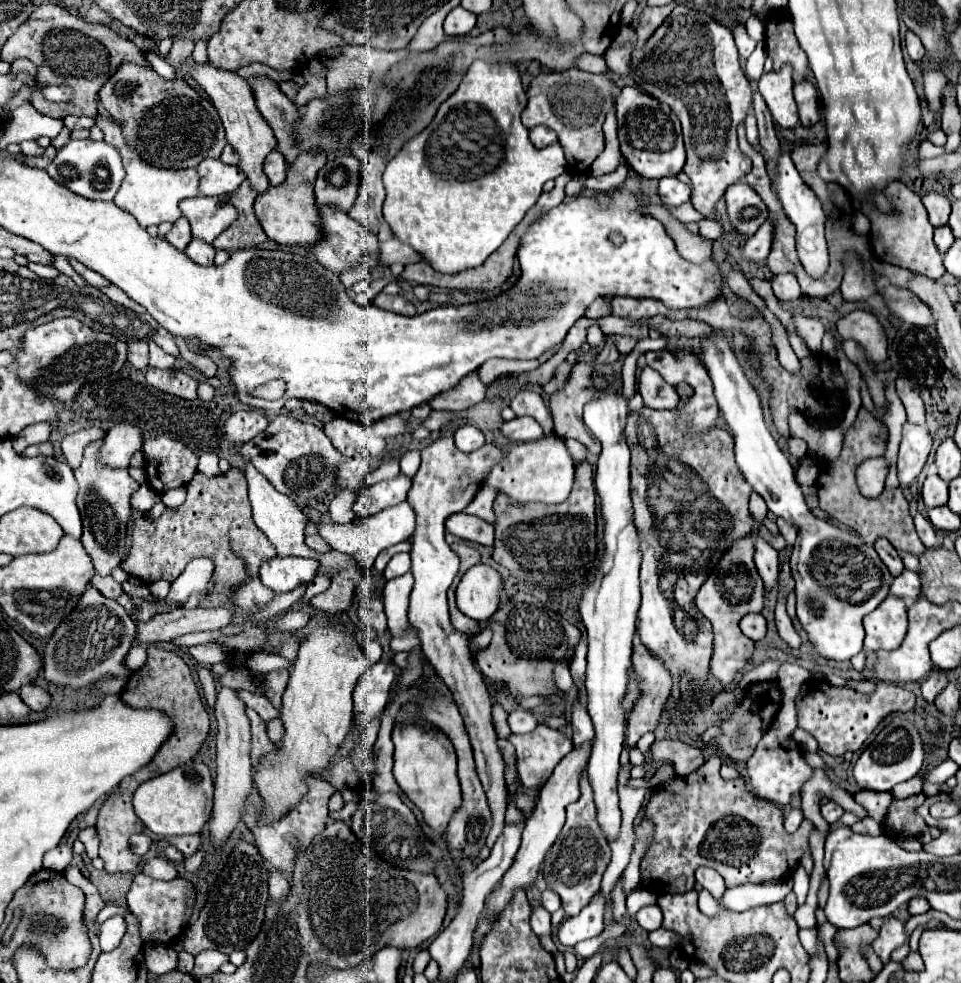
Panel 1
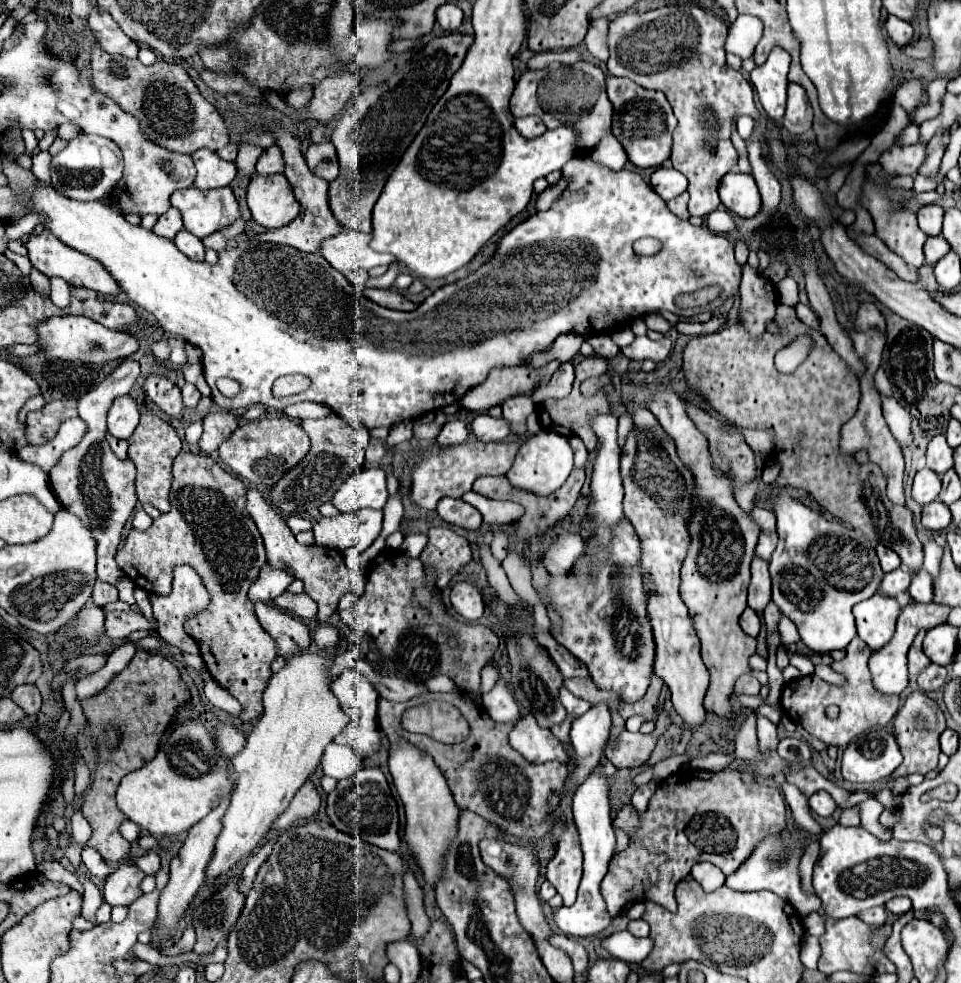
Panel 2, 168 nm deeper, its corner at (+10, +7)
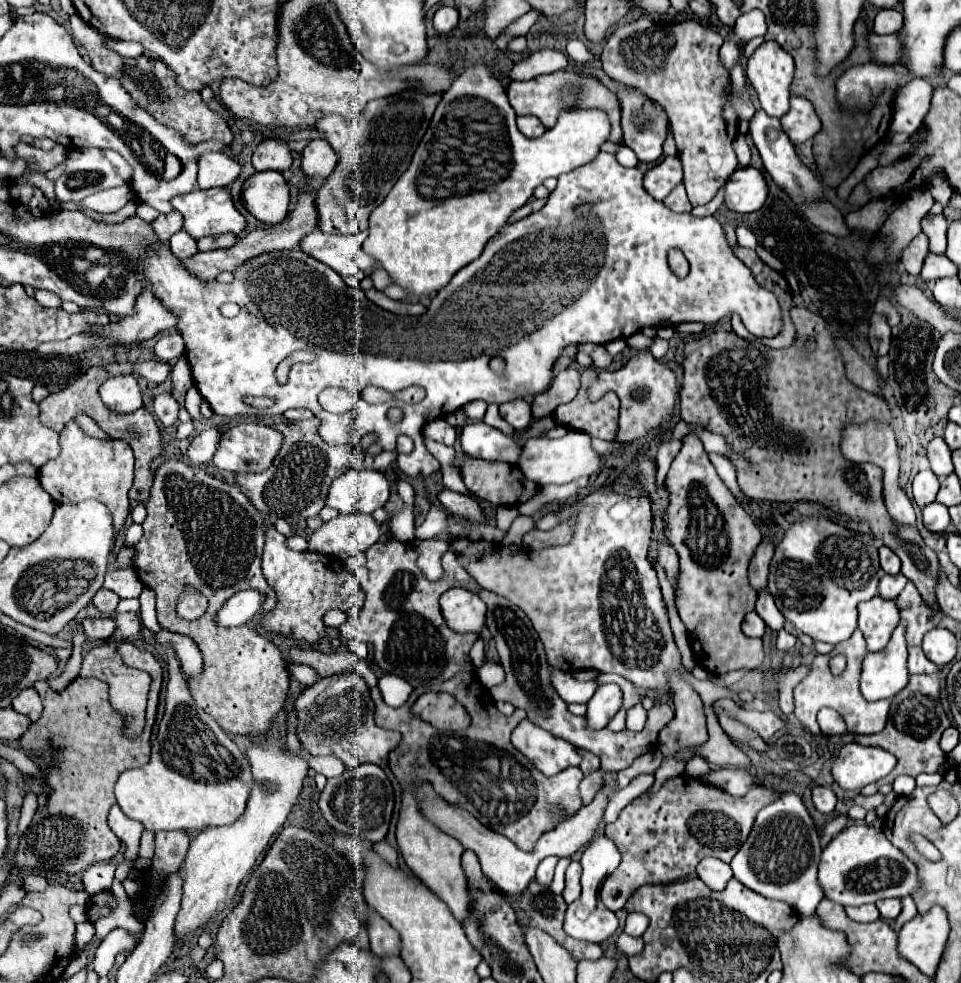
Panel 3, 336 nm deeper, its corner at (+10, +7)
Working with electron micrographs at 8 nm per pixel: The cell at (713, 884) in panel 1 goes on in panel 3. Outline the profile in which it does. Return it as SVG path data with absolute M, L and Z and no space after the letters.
M705 857L697 865L697 877L713 891L721 891L725 883L733 877L733 871L727 863L715 859L715 857Z

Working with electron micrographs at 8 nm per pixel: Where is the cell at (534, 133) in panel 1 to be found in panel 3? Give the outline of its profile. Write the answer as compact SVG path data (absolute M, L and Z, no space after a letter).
M517 117L517 127L525 137L539 137L545 133L545 127L537 117Z

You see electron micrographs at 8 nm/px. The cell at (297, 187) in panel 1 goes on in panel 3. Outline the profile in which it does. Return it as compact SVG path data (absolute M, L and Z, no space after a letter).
M263 171L251 175L243 185L245 209L265 225L277 225L289 211L289 187L281 173Z

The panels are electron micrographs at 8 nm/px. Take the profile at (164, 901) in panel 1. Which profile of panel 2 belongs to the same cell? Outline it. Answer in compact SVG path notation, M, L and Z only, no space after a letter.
M119 865L119 869L105 881L103 899L109 905L131 905L139 895L139 881L143 881L145 873L137 865Z

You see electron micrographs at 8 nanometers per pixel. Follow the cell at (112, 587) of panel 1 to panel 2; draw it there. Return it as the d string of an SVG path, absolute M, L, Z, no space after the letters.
M97 581L97 583L95 583L95 587L93 587L93 603L95 603L95 605L103 607L103 605L113 603L113 601L117 601L117 599L119 599L119 593L117 593L117 589L115 589L113 585L103 583L103 581Z

